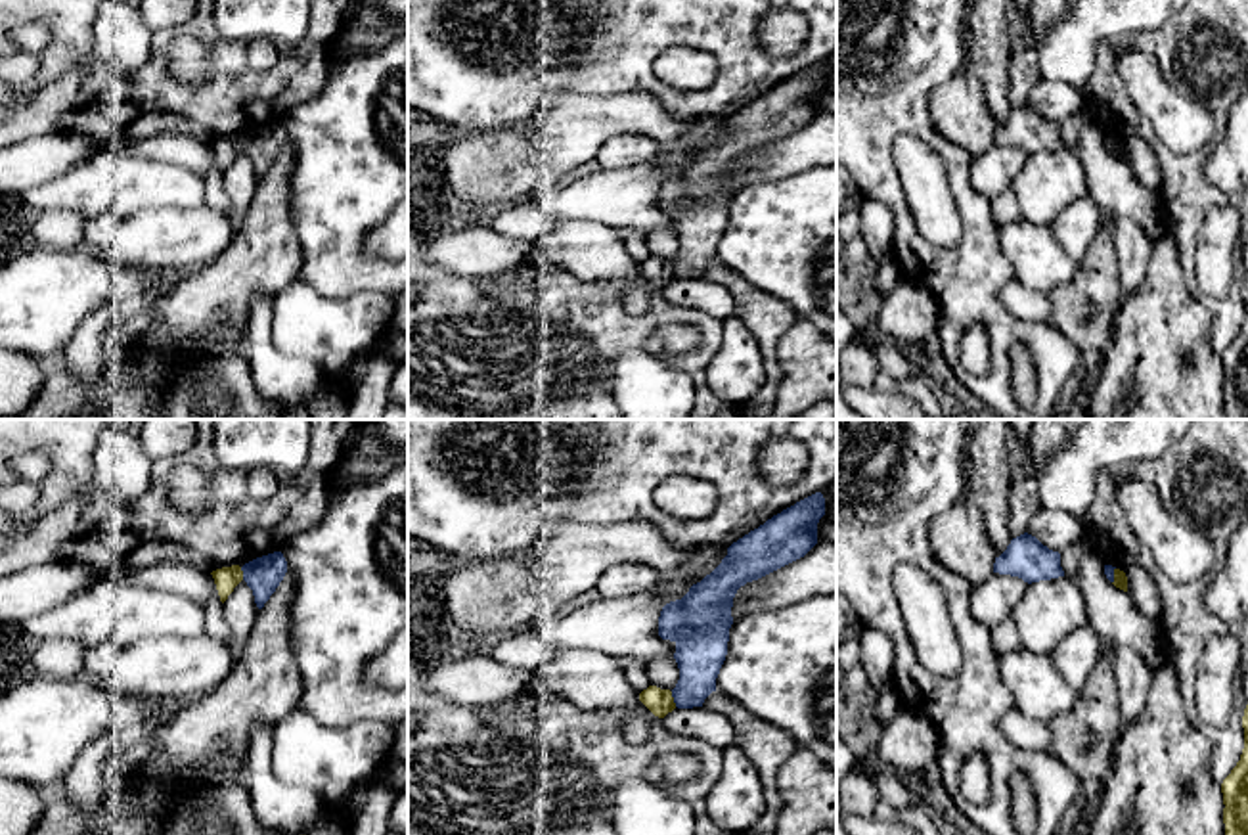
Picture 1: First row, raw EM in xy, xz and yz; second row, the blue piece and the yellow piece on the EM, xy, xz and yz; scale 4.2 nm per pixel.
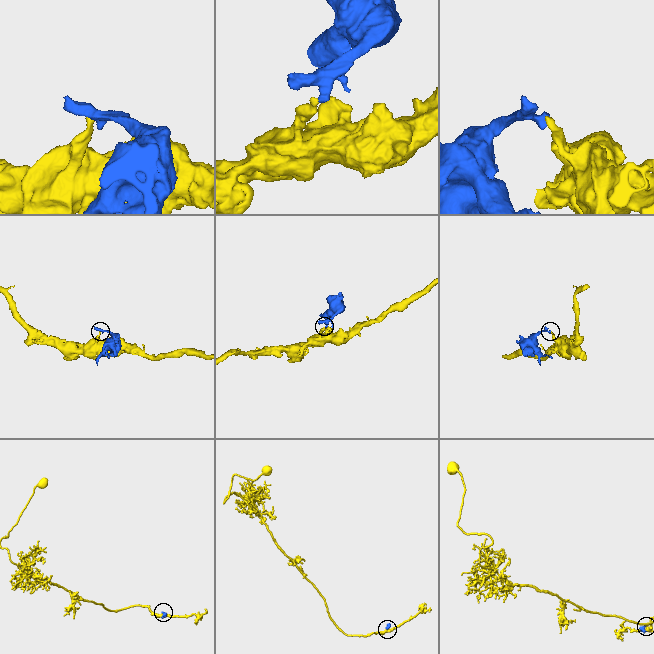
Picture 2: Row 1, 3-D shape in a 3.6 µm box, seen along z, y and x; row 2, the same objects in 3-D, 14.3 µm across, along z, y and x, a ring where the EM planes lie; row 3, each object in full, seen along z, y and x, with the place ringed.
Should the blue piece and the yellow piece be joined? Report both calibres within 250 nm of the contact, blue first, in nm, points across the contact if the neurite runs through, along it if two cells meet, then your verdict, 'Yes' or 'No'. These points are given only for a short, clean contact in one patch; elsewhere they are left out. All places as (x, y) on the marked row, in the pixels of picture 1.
Thickness 220 nm (blue) against 110 nm. Boundary: xz (670, 692), (676, 705). No

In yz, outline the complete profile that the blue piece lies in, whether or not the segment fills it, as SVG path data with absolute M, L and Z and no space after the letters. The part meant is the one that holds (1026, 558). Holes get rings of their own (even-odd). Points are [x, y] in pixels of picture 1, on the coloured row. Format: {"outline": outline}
{"outline": "M1028 532L1013 538L1007 550L995 557L993 573L1018 576L1028 584L1064 576L1060 553Z"}

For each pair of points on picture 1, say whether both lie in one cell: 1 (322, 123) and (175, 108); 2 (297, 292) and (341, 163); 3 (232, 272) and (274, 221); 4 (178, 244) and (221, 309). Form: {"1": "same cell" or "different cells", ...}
{"1": "different cells", "2": "different cells", "3": "same cell", "4": "different cells"}

